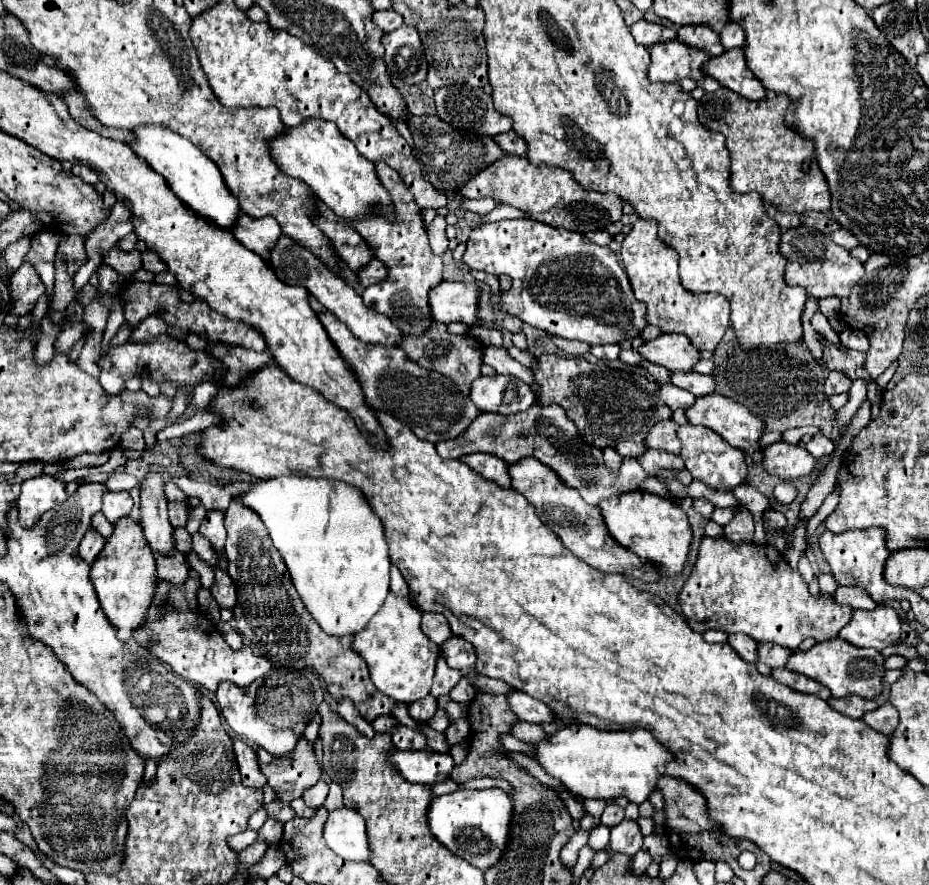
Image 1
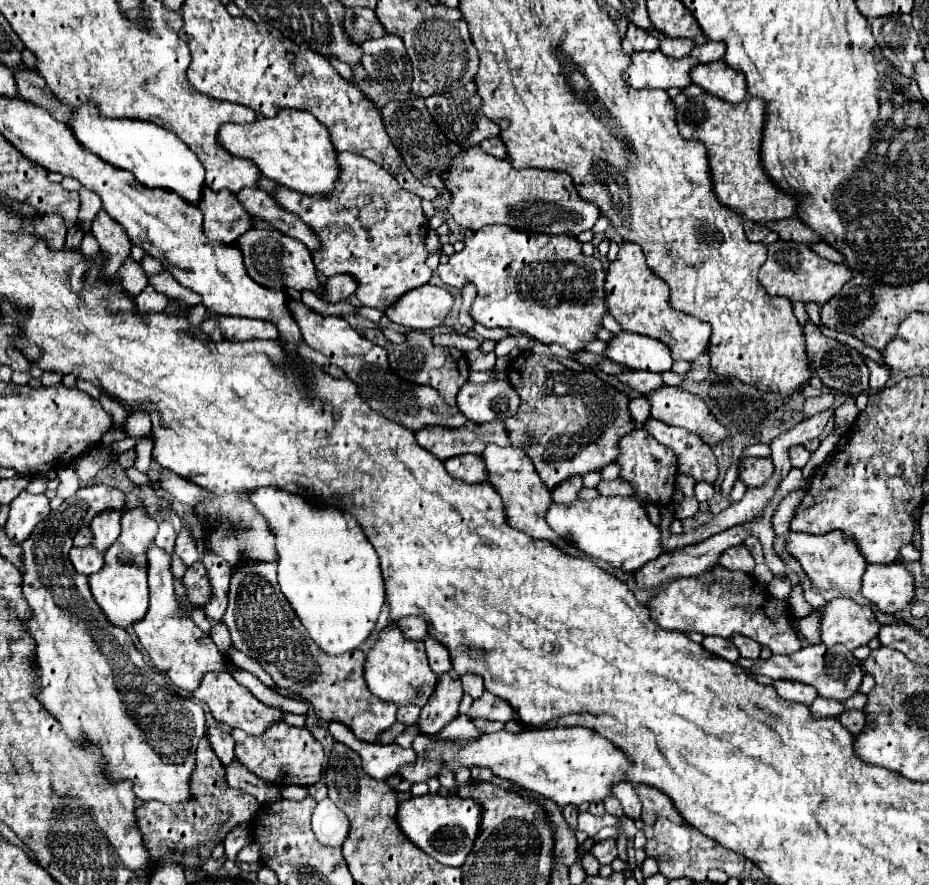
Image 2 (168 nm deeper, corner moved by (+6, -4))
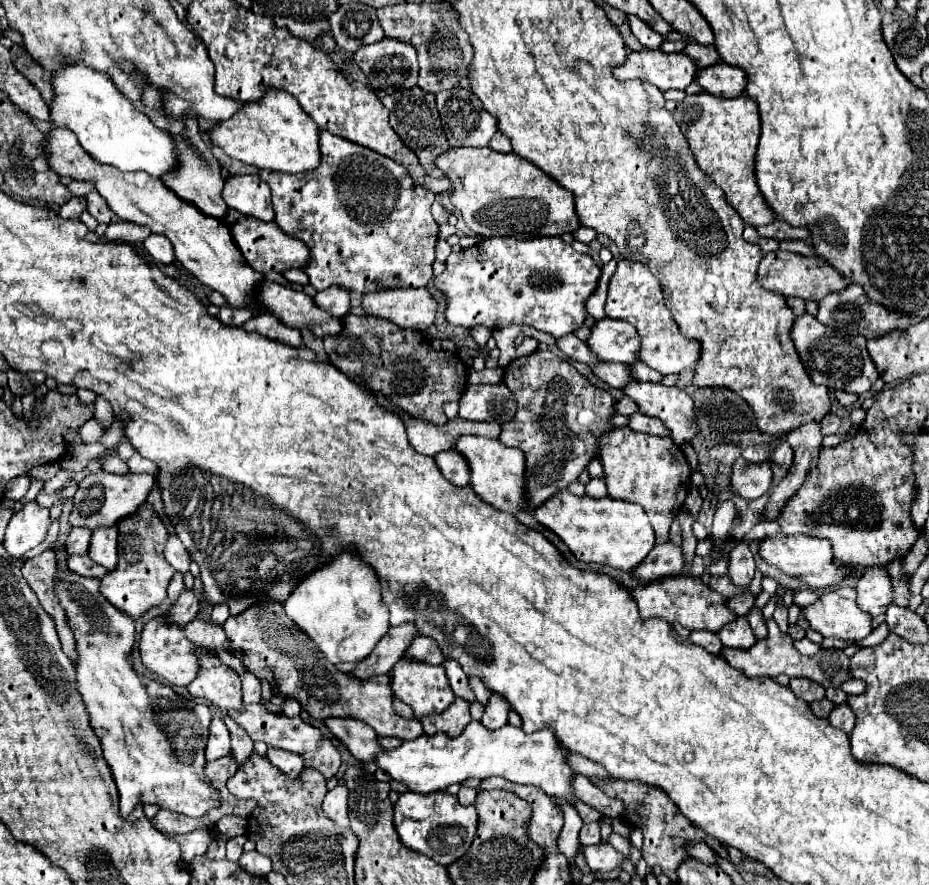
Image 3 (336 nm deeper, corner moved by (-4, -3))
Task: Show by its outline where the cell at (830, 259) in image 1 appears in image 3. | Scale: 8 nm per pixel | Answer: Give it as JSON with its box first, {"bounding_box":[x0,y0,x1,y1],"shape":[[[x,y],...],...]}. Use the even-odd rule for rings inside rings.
{"bounding_box":[757,250,849,302],"shape":[[[781,250],[769,252],[761,258],[757,276],[759,276],[759,284],[765,290],[773,290],[783,296],[797,296],[803,300],[815,300],[815,302],[819,302],[829,292],[841,292],[849,284],[835,268],[831,268],[823,260],[805,258],[805,256],[797,256],[797,254],[781,252]]]}

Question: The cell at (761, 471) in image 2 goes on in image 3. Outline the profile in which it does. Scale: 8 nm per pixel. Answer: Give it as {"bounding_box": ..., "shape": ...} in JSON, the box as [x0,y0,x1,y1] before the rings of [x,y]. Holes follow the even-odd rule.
{"bounding_box":[729,458,773,502],"shape":[[[737,458],[733,464],[729,488],[733,494],[737,494],[749,502],[749,500],[763,496],[769,490],[771,476],[773,476],[773,472],[771,472],[769,462],[753,464],[743,458]]]}

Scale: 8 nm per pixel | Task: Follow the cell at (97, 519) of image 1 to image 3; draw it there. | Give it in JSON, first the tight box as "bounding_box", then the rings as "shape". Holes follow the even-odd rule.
{"bounding_box":[65,528,91,556],"shape":[[[73,528],[69,538],[67,538],[67,546],[65,546],[67,556],[87,554],[89,540],[91,540],[91,530],[87,530],[87,528]]]}

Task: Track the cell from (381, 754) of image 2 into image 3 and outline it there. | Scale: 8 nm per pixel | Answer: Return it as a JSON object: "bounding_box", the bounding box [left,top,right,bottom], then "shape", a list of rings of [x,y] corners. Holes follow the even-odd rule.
{"bounding_box":[325,718,375,762],"shape":[[[331,718],[331,720],[325,720],[325,726],[357,760],[363,760],[363,762],[375,760],[375,756],[369,756],[369,726],[367,724],[359,720]]]}

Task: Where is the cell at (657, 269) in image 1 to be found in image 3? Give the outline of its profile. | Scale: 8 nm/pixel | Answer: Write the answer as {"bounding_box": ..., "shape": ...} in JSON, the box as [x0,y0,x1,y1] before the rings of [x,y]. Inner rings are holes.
{"bounding_box":[605,260,699,374],"shape":[[[621,260],[617,264],[615,274],[609,280],[609,292],[605,302],[605,314],[609,318],[625,320],[631,326],[637,328],[641,338],[641,350],[639,350],[639,362],[647,364],[649,368],[657,370],[659,374],[679,374],[685,368],[695,366],[699,360],[699,342],[685,338],[675,320],[671,318],[671,312],[663,304],[663,292],[659,286],[659,280],[651,274],[647,266],[641,262],[629,262]]]}

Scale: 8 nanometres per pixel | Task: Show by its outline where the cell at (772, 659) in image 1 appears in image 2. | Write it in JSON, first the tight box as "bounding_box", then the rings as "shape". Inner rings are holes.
{"bounding_box":[731,635,761,659],"shape":[[[735,635],[731,641],[733,641],[735,647],[739,649],[741,657],[745,657],[745,659],[759,659],[759,655],[761,655],[761,645],[759,645],[757,641],[747,639],[747,637],[737,637],[737,635]]]}

